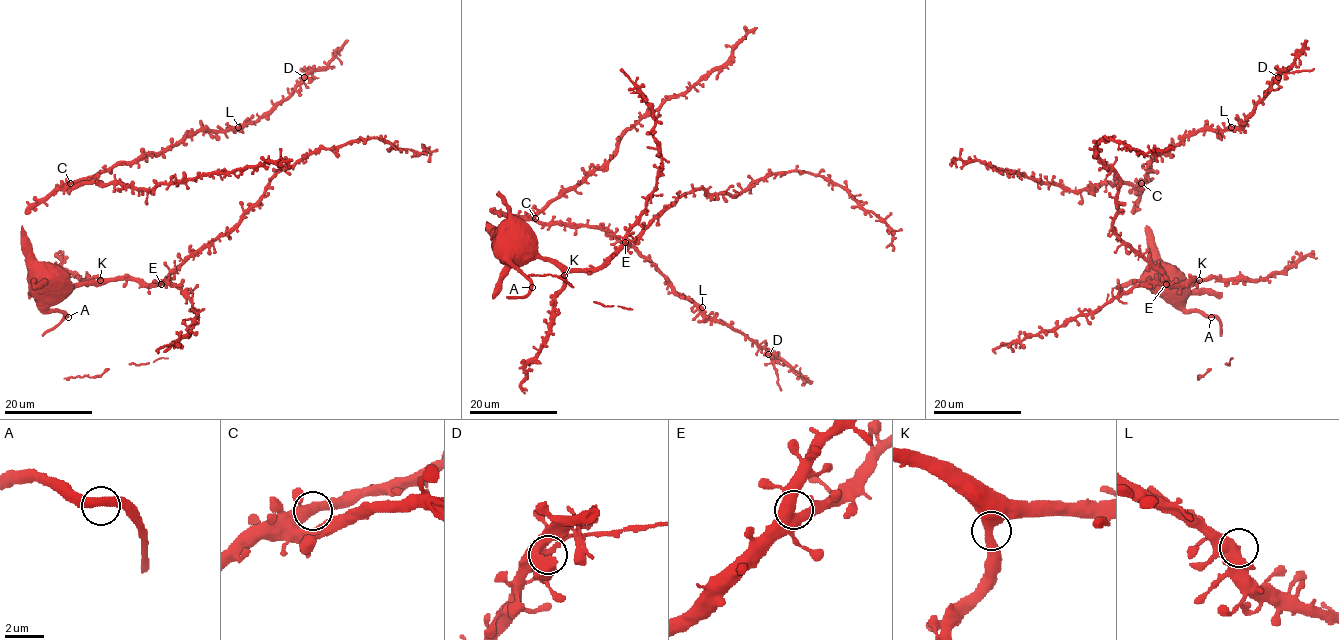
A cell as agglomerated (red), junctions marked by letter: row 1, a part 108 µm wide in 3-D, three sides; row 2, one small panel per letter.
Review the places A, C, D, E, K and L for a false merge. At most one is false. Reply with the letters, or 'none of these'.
D

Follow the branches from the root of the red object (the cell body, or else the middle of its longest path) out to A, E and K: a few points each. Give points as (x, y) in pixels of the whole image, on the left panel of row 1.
A: (46, 275), (46, 309), (60, 310), (68, 317)
E: (46, 275), (61, 274), (72, 284), (124, 278), (161, 284)
K: (46, 275), (61, 274), (72, 284), (97, 284), (100, 280)

